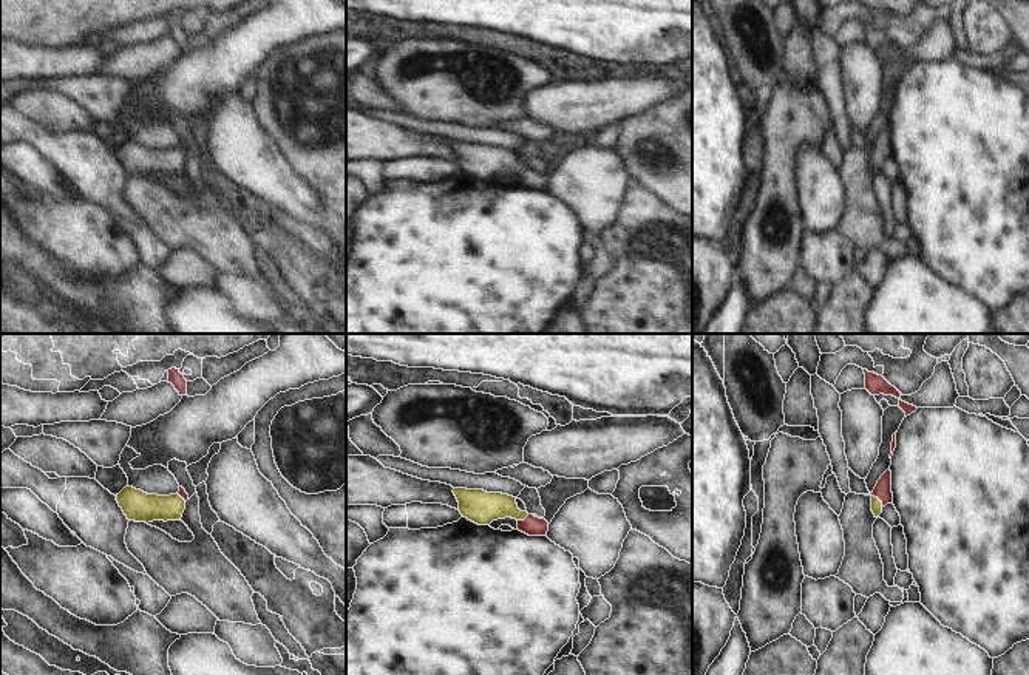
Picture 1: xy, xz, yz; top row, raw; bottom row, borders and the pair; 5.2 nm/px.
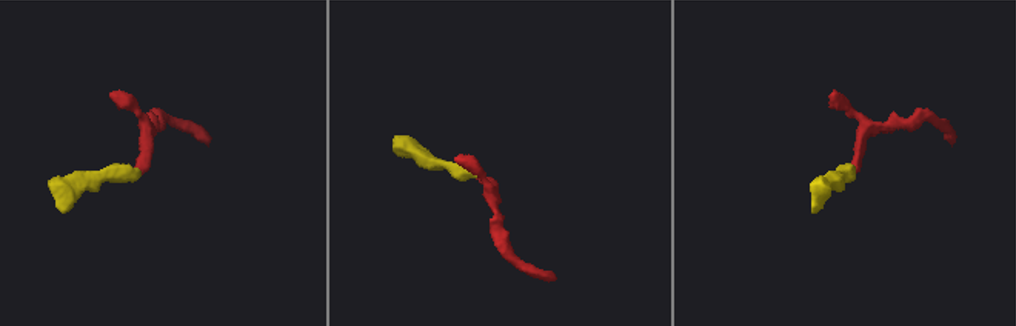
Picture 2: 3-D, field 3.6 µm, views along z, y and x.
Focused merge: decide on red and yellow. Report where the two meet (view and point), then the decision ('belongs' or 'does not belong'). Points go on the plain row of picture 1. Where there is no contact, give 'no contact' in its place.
yz (878, 152) | belongs

